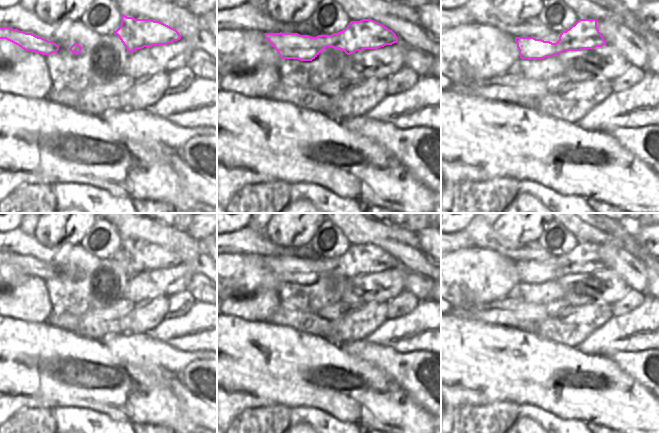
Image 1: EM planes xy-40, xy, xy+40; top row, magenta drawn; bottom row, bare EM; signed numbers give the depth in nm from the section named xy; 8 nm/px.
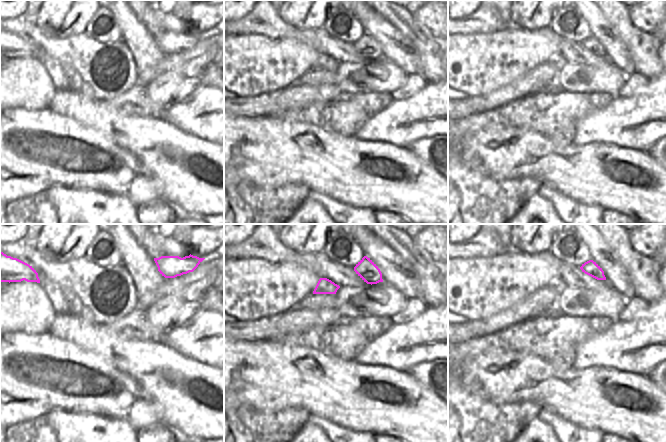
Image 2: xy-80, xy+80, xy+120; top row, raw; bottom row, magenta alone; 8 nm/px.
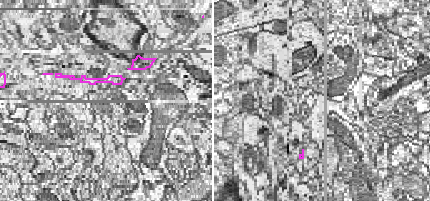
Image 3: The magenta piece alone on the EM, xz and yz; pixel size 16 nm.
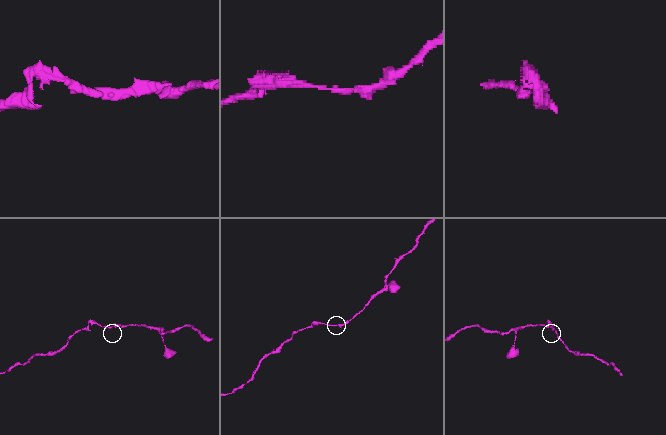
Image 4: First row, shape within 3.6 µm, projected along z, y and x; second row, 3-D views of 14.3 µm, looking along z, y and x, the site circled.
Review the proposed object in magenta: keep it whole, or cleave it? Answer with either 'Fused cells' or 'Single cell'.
Single cell

